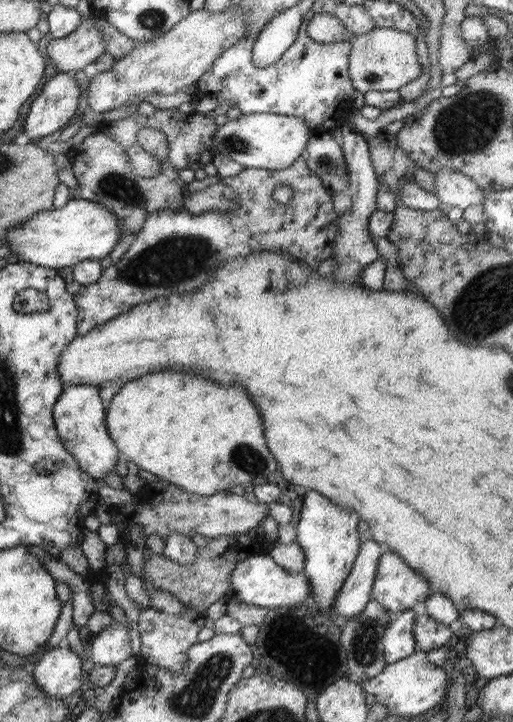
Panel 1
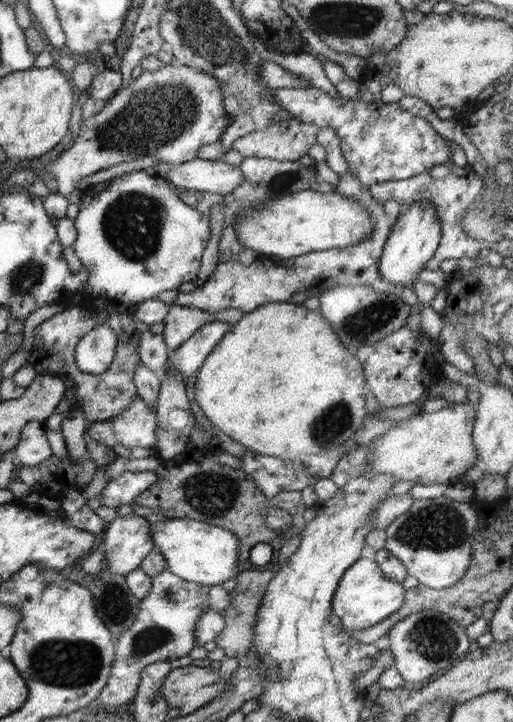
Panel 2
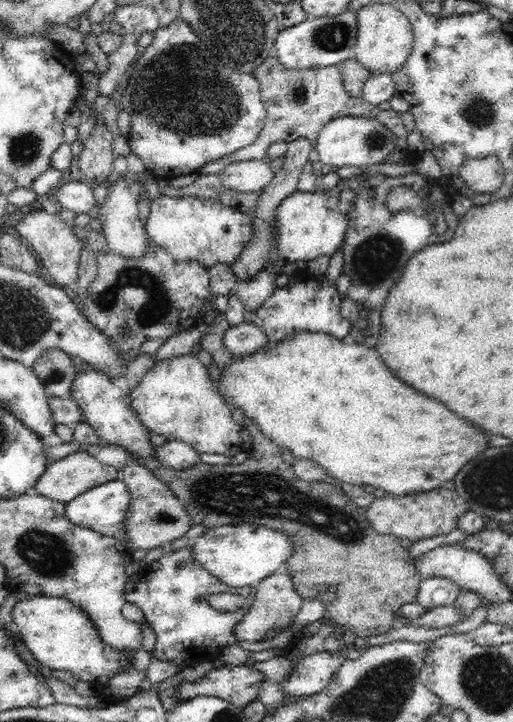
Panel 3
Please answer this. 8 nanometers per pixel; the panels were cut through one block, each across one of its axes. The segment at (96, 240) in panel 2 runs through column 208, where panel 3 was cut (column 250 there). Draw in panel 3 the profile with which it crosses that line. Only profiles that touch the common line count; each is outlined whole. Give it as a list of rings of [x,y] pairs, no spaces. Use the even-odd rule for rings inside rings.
[[[160,194],[153,198],[150,208],[150,216],[145,224],[150,243],[162,247],[175,261],[196,261],[202,267],[206,267],[206,270],[213,264],[232,264],[247,247],[253,233],[251,215],[244,214],[238,208],[224,206],[217,200],[188,196],[171,197]]]

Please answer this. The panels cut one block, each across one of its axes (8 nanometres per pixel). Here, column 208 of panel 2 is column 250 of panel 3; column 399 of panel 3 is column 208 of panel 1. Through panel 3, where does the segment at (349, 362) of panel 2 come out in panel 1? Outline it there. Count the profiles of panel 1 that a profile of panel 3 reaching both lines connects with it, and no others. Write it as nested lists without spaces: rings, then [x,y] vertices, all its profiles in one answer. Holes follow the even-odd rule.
[[[174,370],[154,372],[124,383],[118,395],[106,403],[106,410],[108,433],[118,450],[126,454],[126,459],[188,492],[212,496],[217,492],[229,491],[236,484],[252,483],[256,477],[267,478],[280,469],[276,457],[266,445],[262,416],[248,392],[238,384],[224,388],[218,382],[196,374]]]

